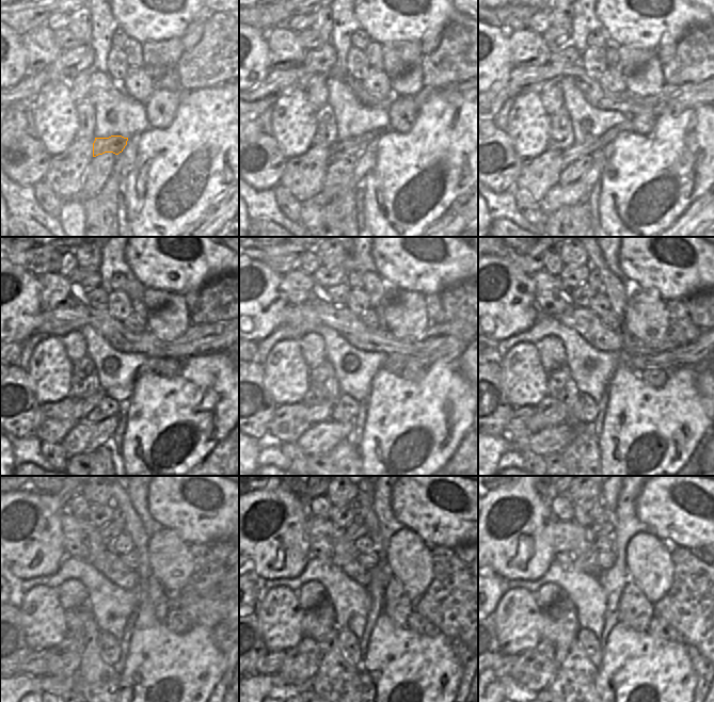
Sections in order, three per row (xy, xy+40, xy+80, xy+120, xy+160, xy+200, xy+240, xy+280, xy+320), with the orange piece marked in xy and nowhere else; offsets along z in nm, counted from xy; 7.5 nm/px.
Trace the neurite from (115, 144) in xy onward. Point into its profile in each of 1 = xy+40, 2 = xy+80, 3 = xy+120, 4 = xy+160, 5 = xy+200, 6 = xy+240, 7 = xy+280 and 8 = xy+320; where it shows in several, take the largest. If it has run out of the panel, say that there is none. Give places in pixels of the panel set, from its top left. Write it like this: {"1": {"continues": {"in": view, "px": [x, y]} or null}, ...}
{"1": {"continues": {"in": "xy+40", "px": [356, 145]}}, "2": {"continues": {"in": "xy+80", "px": [576, 152]}}, "3": {"continues": {"in": "xy+120", "px": [83, 405]}}, "4": {"continues": {"in": "xy+160", "px": [395, 363]}}, "5": {"continues": {"in": "xy+200", "px": [695, 351]}}, "6": {"continues": {"in": "xy+240", "px": [65, 658]}}, "7": {"continues": {"in": "xy+280", "px": [301, 663]}}, "8": {"continues": {"in": "xy+320", "px": [535, 669]}}}

